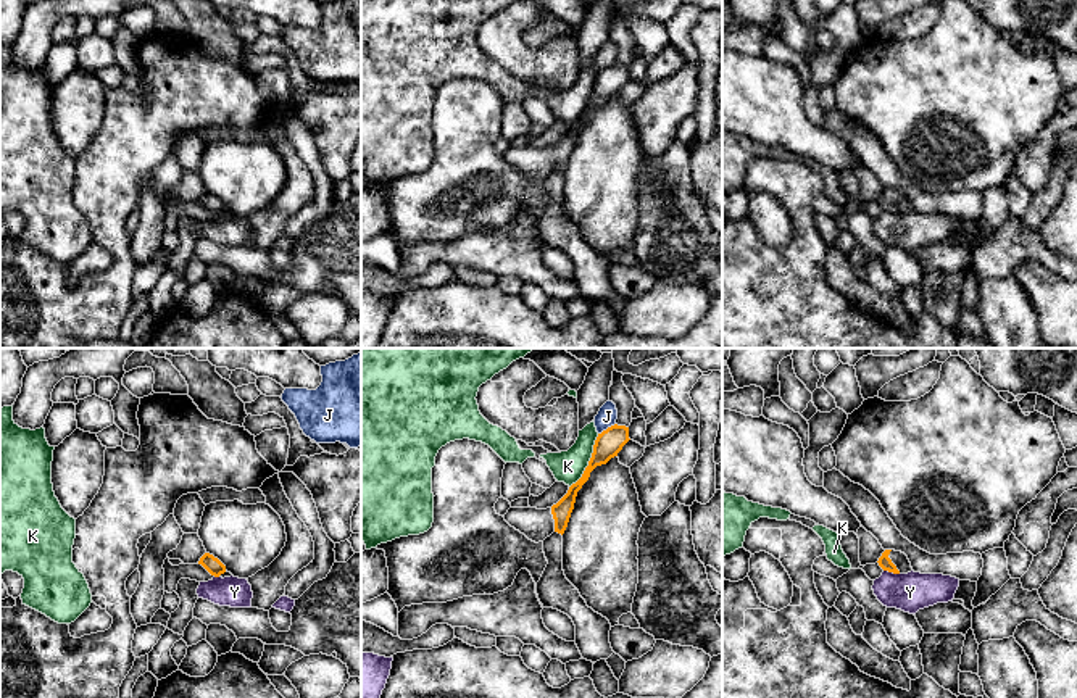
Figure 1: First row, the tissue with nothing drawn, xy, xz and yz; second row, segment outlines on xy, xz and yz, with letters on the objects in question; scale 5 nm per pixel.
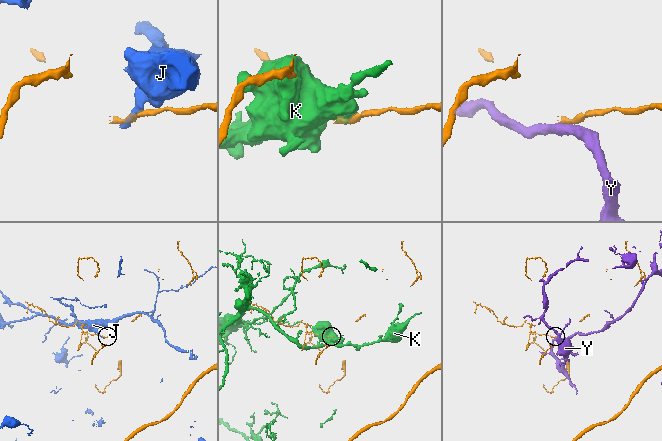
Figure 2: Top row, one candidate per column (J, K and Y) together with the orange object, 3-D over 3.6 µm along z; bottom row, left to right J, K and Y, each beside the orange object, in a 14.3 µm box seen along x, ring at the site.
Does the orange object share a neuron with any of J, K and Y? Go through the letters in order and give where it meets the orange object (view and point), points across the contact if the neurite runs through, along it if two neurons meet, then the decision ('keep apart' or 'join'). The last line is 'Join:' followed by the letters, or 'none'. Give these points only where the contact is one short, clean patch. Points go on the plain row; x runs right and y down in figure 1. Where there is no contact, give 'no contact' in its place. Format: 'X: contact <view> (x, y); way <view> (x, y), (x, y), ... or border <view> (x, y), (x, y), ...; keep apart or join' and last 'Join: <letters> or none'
J: contact xz (608, 66); keep apart
K: contact xz (589, 100); keep apart
Y: contact yz (892, 210); border yz (884, 208), (898, 213); keep apart
Join: none

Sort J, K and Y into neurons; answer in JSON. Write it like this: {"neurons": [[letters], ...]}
{"neurons": [["J"], ["K"], ["Y"]]}

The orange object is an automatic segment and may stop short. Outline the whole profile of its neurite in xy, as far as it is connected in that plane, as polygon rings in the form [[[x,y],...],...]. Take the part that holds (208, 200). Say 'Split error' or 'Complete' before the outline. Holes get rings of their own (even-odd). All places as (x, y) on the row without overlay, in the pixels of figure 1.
Complete. [[[205,192],[198,203],[202,203],[211,214],[219,216],[226,211],[226,205],[210,192]]]

